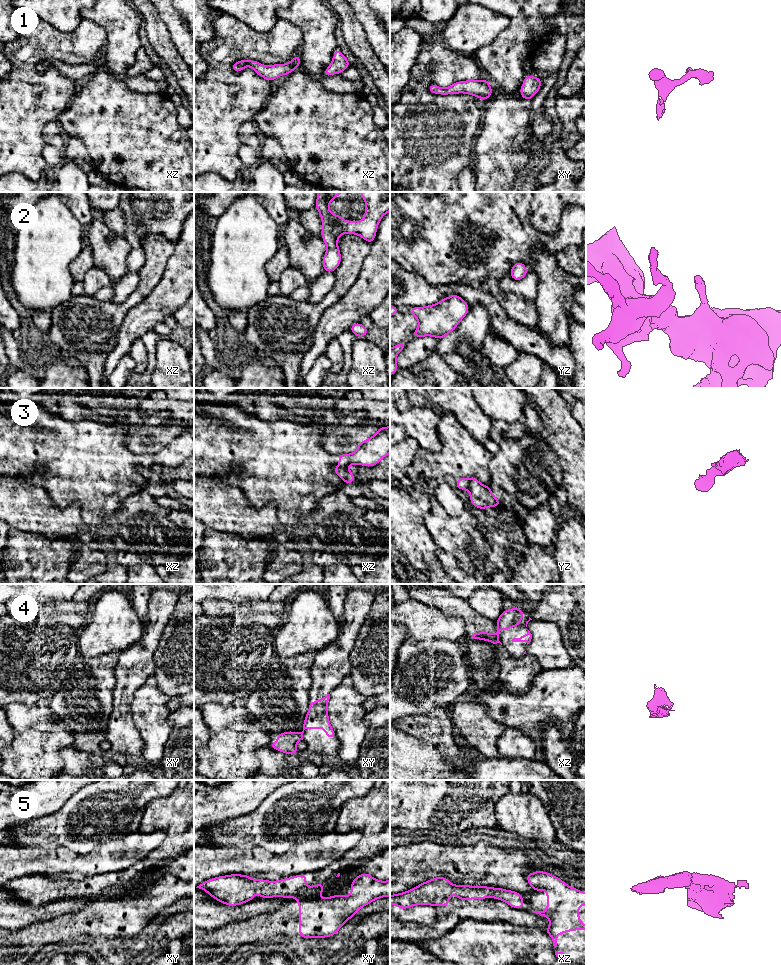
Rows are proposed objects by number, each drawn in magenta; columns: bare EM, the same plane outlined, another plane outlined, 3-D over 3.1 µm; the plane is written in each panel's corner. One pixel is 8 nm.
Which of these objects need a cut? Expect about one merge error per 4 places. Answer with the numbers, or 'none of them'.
3, 4, 5

